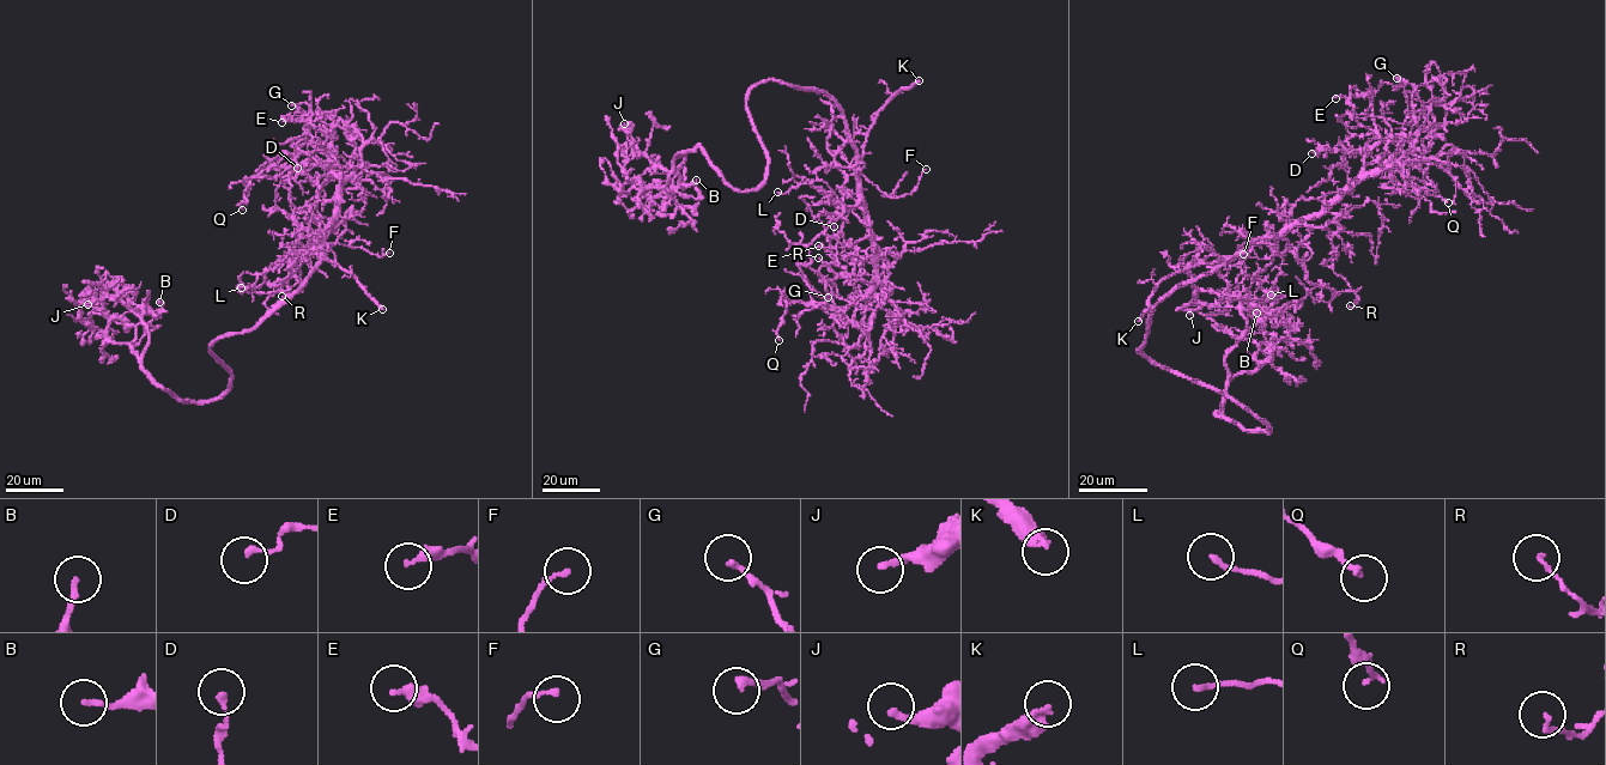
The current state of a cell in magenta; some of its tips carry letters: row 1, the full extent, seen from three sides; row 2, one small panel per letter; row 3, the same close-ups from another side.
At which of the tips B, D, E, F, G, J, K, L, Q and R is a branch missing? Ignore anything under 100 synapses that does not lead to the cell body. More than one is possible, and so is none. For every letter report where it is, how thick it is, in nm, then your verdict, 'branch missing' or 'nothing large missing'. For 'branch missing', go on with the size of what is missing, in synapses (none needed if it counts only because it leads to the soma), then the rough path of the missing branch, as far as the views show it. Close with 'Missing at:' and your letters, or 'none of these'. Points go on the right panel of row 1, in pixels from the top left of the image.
B: at (1256, 313); 170 nm thick; nothing large missing
D: at (1311, 153); 190 nm thick; nothing large missing
E: at (1335, 98); 340 nm thick; nothing large missing
F: at (1243, 254); 180 nm thick; nothing large missing
G: at (1397, 78); 220 nm thick; nothing large missing
J: at (1189, 315); 240 nm thick; nothing large missing
K: at (1138, 321); 360 nm thick; branch missing
L: at (1271, 295); 160 nm thick; nothing large missing
Q: at (1448, 202); 170 nm thick; nothing large missing
R: at (1350, 305); 130 nm thick; nothing large missing
Missing at: K

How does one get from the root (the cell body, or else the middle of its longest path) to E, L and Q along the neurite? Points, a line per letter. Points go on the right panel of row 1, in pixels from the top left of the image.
E: (1150, 322), (1150, 311), (1176, 287), (1315, 218), (1359, 174), (1377, 135), (1357, 121), (1346, 97), (1335, 98)
L: (1150, 322), (1150, 311), (1176, 287), (1259, 242), (1285, 238), (1280, 273), (1256, 299), (1271, 295)
Q: (1150, 322), (1150, 311), (1176, 287), (1315, 218), (1407, 141), (1412, 147), (1399, 168), (1448, 202)

